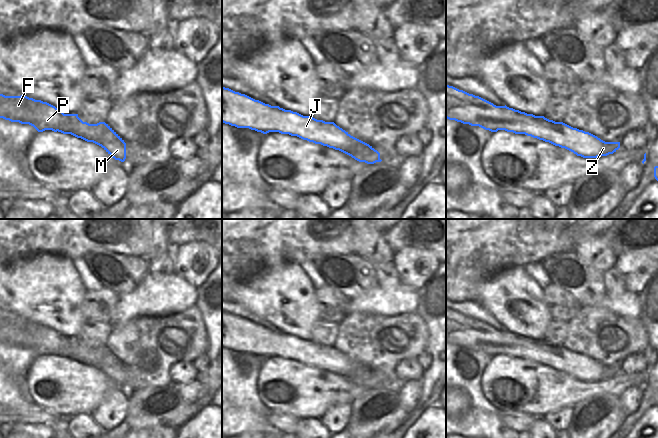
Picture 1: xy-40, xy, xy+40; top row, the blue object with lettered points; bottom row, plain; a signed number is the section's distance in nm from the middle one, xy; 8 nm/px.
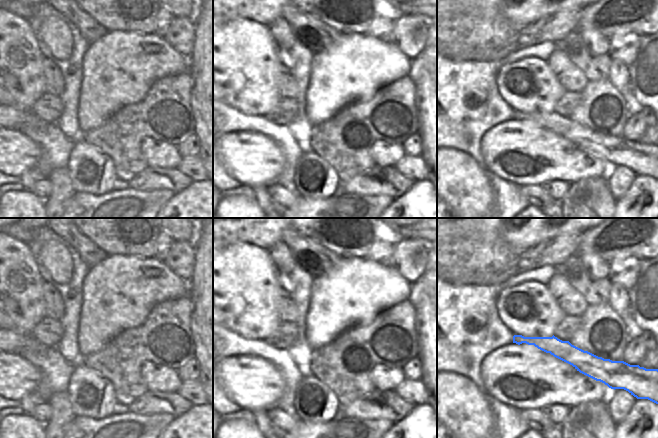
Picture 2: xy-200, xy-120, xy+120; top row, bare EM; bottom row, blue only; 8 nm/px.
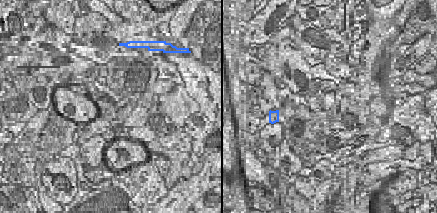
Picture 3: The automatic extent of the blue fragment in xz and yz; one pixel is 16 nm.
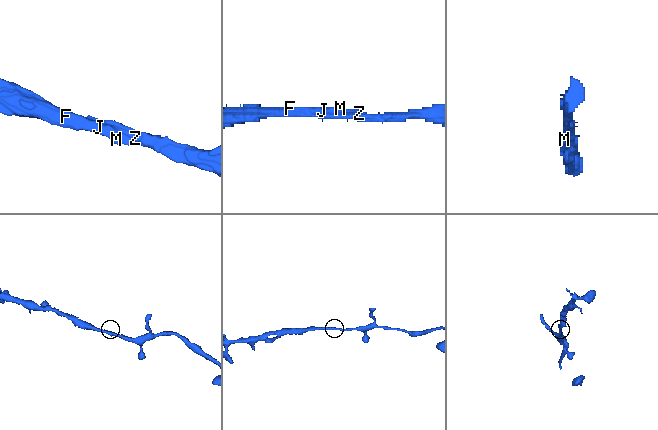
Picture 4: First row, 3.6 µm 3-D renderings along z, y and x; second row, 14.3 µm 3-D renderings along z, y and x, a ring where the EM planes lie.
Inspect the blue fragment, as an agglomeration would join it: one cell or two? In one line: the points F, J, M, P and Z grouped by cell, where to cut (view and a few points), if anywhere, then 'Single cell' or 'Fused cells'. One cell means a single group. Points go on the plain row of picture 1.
Groups: F J M P Z. No split. Single cell.

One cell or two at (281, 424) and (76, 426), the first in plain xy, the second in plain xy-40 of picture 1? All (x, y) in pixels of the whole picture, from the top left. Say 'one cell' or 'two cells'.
two cells

